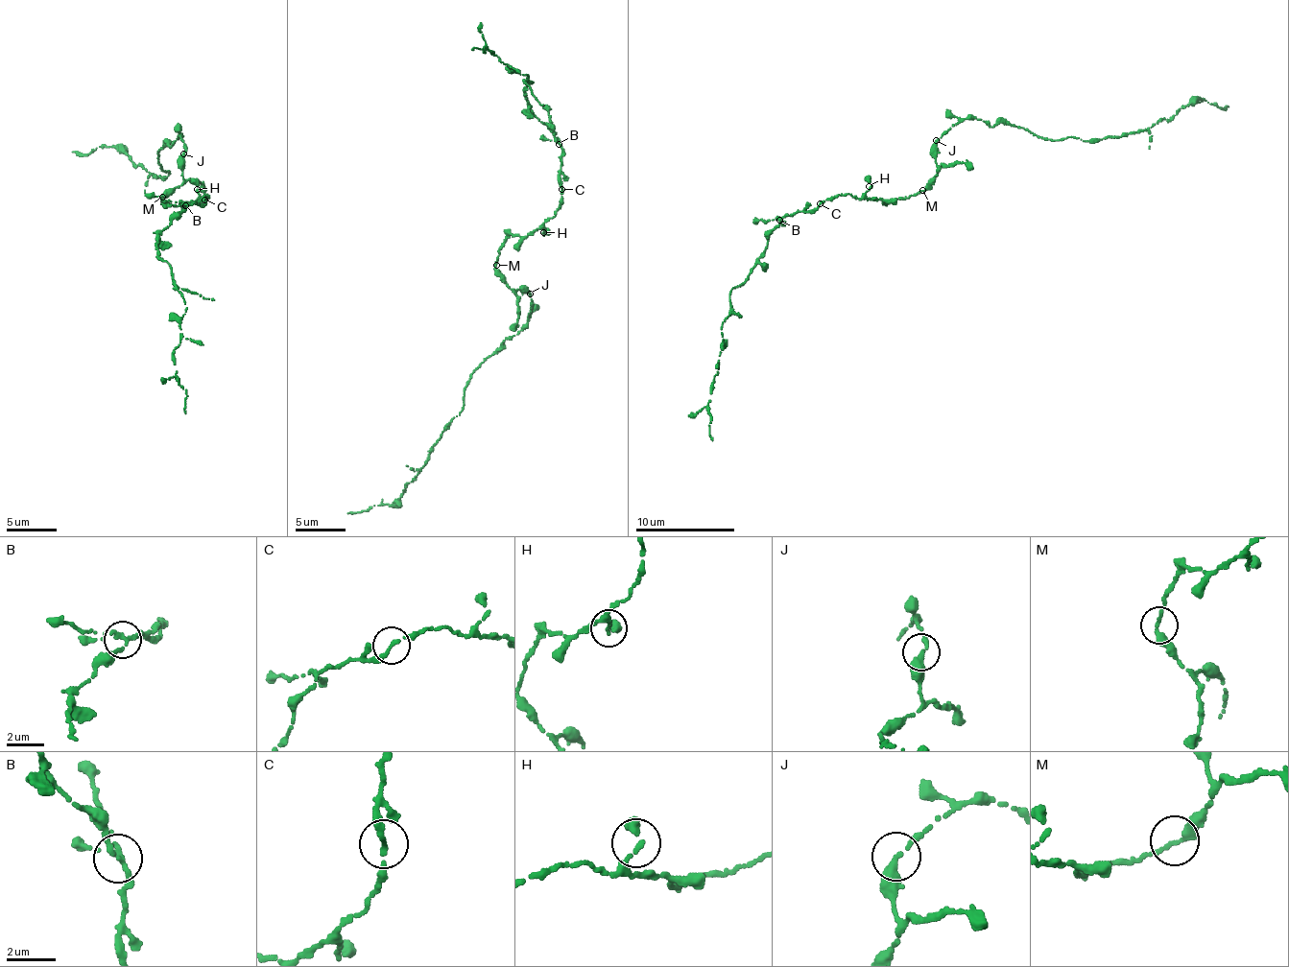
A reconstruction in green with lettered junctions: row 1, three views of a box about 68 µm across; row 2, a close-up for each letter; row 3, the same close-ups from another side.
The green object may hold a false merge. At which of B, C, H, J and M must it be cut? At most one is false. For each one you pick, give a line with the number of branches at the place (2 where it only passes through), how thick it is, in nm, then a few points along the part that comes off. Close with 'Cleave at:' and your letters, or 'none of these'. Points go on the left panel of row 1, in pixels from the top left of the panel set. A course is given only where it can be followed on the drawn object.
Cleave at: none of these

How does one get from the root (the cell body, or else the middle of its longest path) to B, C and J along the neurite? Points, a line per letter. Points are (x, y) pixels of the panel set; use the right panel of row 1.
B: (913, 195), (895, 199), (886, 204), (880, 200), (841, 194), (826, 200), (815, 209), (798, 211), (779, 220)
C: (913, 195), (895, 199), (886, 204), (880, 200), (841, 194), (821, 204)
J: (913, 195), (930, 189), (934, 180), (936, 140)

